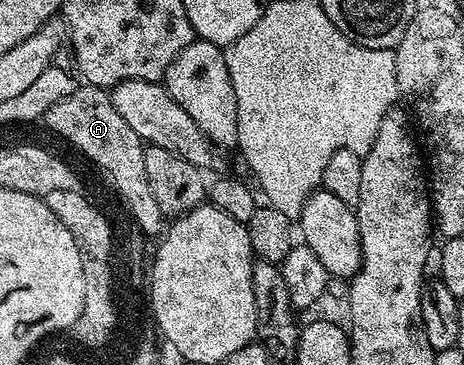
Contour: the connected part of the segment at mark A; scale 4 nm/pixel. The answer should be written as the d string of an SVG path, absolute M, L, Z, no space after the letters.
M86 83L80 84L78 89L65 95L65 99L61 99L47 108L46 121L48 127L57 136L64 137L73 148L80 149L97 168L104 169L115 180L120 195L127 197L127 209L131 212L130 220L134 224L140 225L144 234L156 233L159 235L164 232L165 218L161 207L157 207L157 199L153 199L153 191L149 187L149 175L145 175L145 155L143 154L145 142L137 135L137 131L133 131L133 127L129 127L129 123L125 123L121 111L117 111L117 107L113 107L113 99L106 88Z

